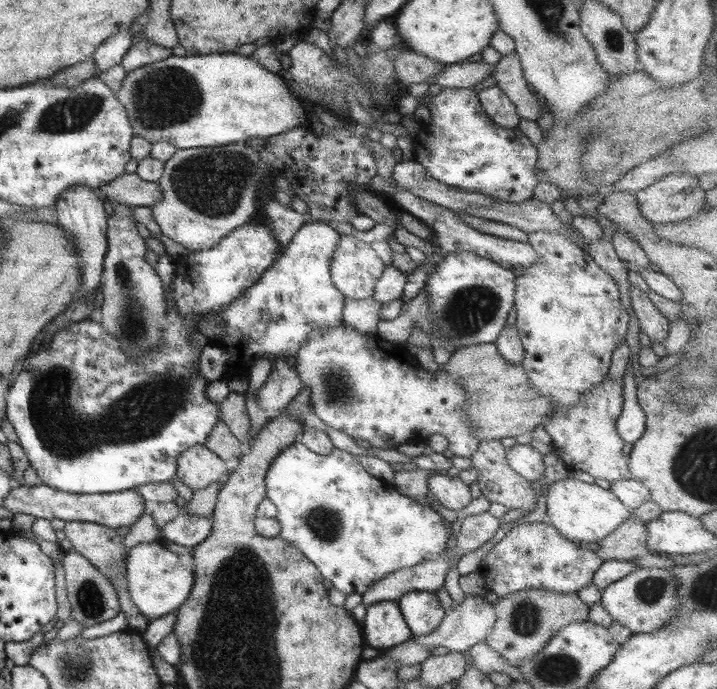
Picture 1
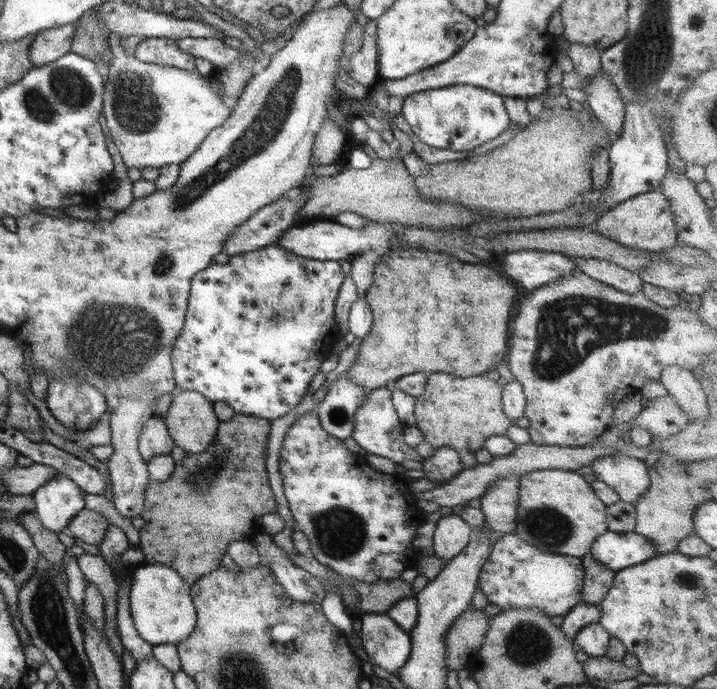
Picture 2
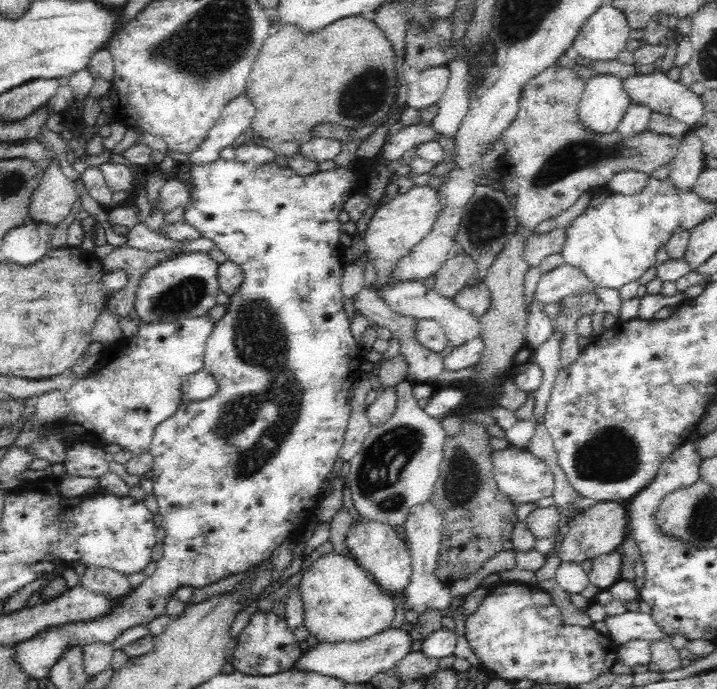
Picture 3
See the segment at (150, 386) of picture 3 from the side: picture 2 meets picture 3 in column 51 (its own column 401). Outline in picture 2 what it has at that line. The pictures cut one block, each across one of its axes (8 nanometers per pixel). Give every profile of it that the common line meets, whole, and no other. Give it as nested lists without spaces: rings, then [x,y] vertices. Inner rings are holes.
[[[380,387],[368,391],[368,398],[364,398],[362,406],[354,414],[354,432],[352,438],[368,453],[384,456],[392,462],[402,464],[405,460],[422,461],[420,454],[414,447],[404,442],[403,432],[406,425],[399,419],[397,410],[393,405],[389,387]]]

